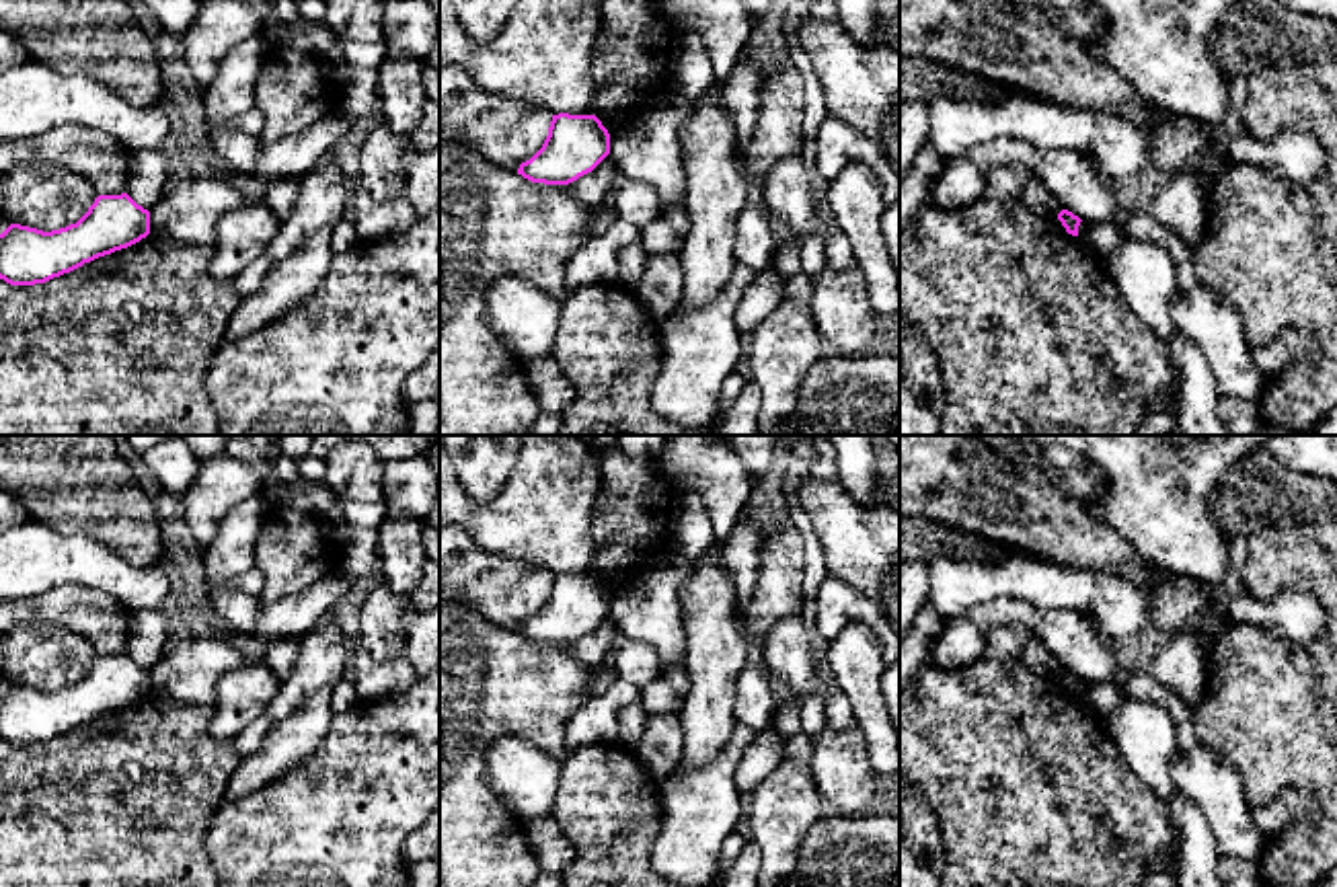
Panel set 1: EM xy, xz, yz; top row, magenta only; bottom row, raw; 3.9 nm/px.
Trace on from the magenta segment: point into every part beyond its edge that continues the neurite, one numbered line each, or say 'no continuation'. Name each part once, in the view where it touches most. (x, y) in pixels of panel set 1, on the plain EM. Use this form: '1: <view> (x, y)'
no continuation

